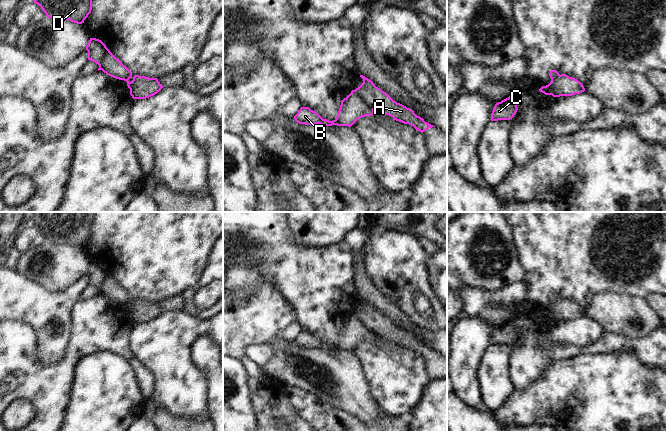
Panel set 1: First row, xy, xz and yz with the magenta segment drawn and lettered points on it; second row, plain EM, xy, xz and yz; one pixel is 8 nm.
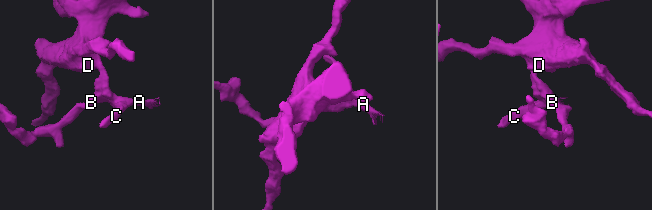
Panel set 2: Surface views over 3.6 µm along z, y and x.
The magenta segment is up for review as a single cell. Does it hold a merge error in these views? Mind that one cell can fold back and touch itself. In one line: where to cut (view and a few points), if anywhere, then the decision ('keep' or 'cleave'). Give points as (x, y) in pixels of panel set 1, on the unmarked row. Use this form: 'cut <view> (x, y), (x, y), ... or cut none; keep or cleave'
cut xy (106, 271), (100, 293); cleave

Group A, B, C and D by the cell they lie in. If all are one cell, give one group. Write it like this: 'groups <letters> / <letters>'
groups A C D / B

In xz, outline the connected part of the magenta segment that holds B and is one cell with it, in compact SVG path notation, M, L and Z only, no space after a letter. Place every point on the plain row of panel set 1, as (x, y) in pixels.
M355 314L341 325L338 339L335 344L323 343L318 337L309 331L301 331L294 343L299 348L321 348L323 350L348 350L351 351L358 343L374 339L374 333L365 328Z

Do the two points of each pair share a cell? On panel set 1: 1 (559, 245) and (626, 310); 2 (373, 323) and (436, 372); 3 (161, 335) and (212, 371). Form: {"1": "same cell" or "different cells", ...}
{"1": "different cells", "2": "same cell", "3": "different cells"}

